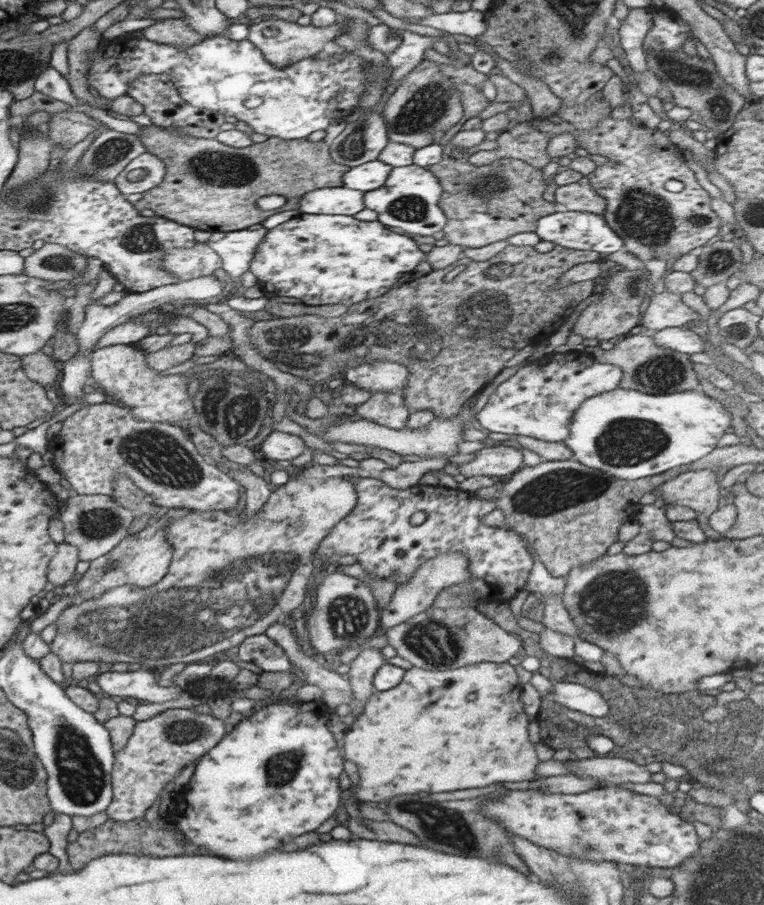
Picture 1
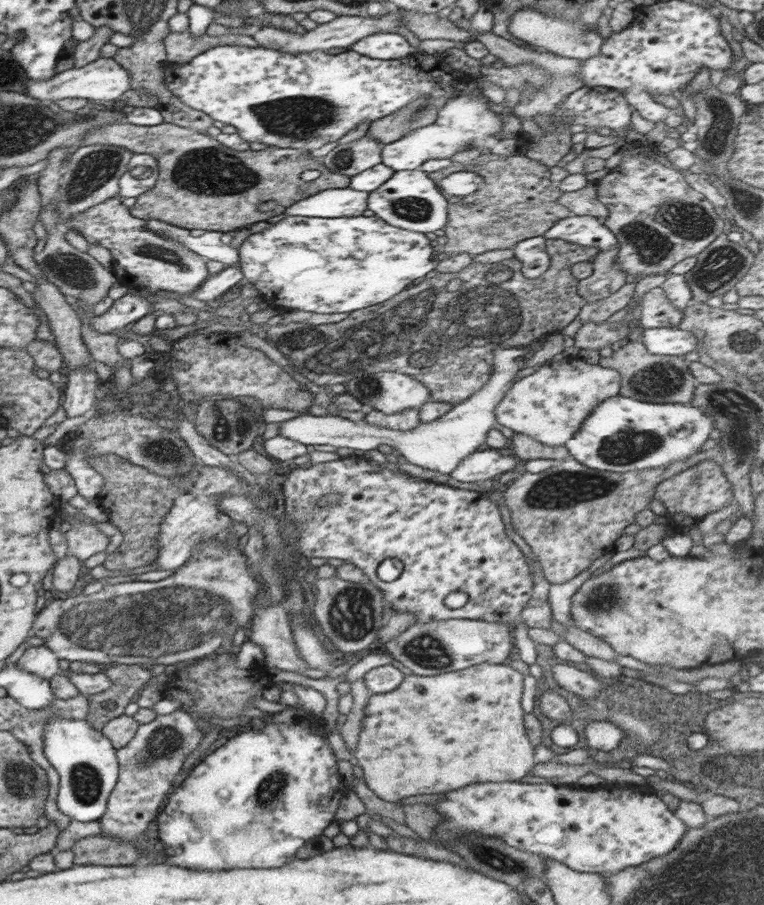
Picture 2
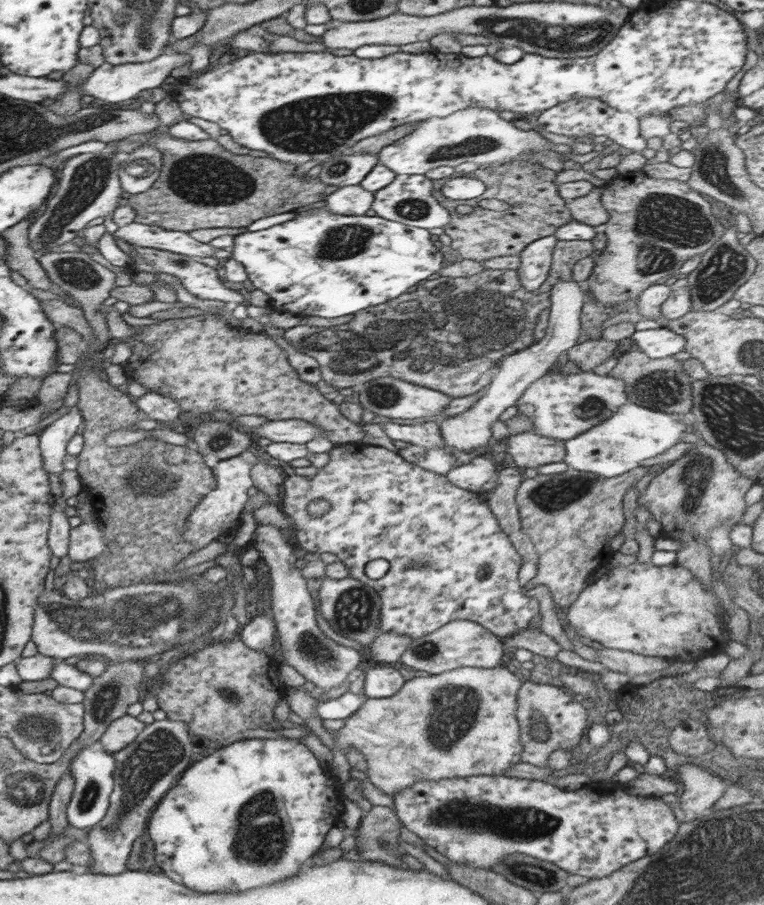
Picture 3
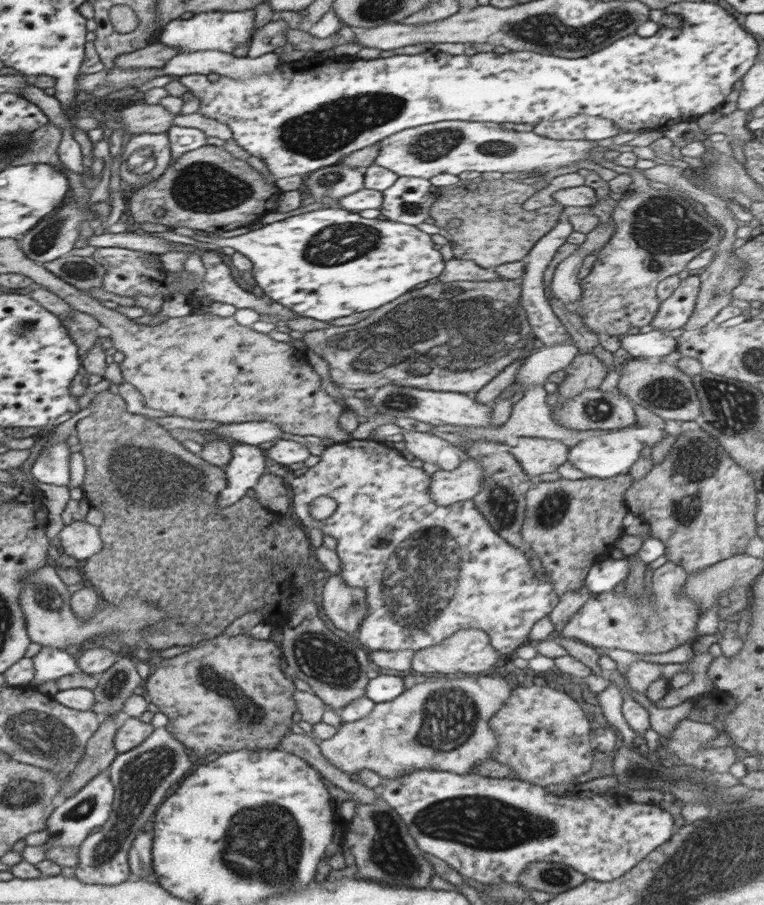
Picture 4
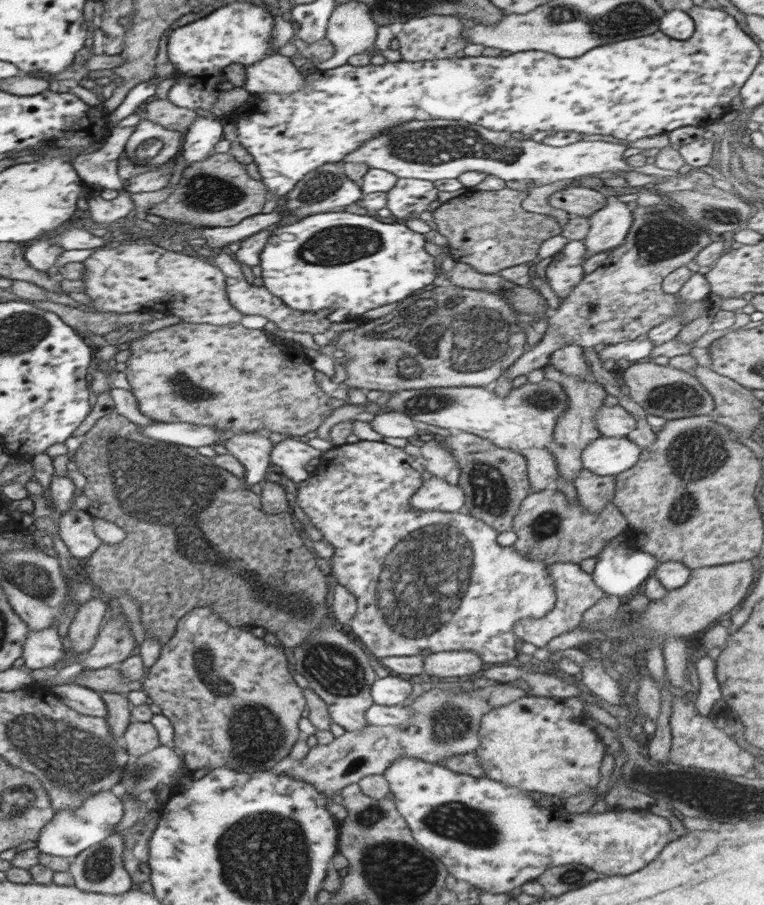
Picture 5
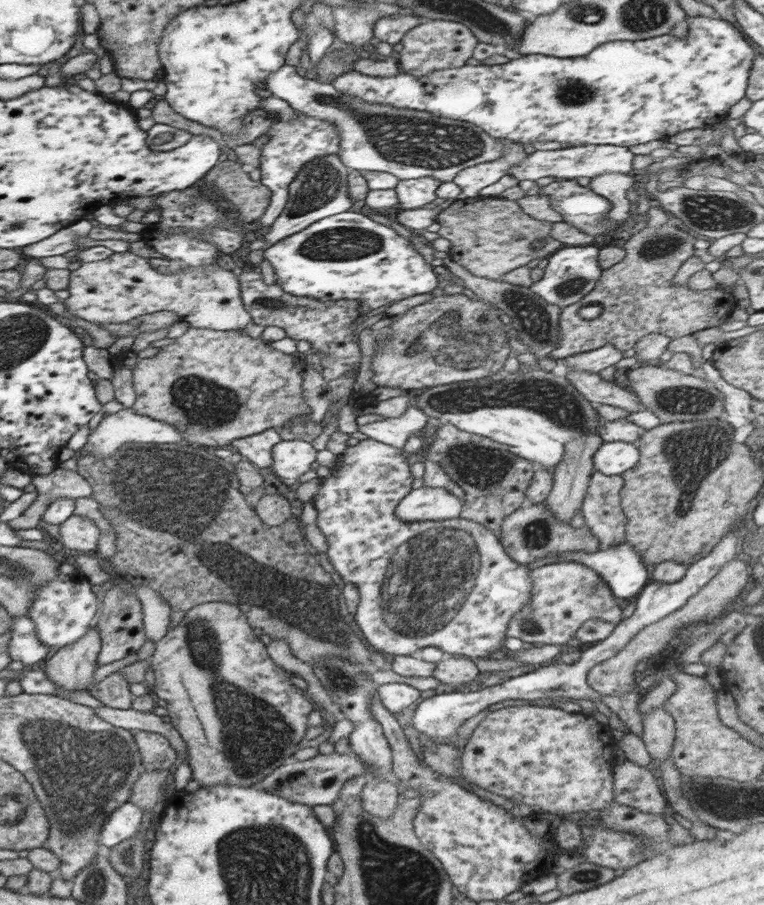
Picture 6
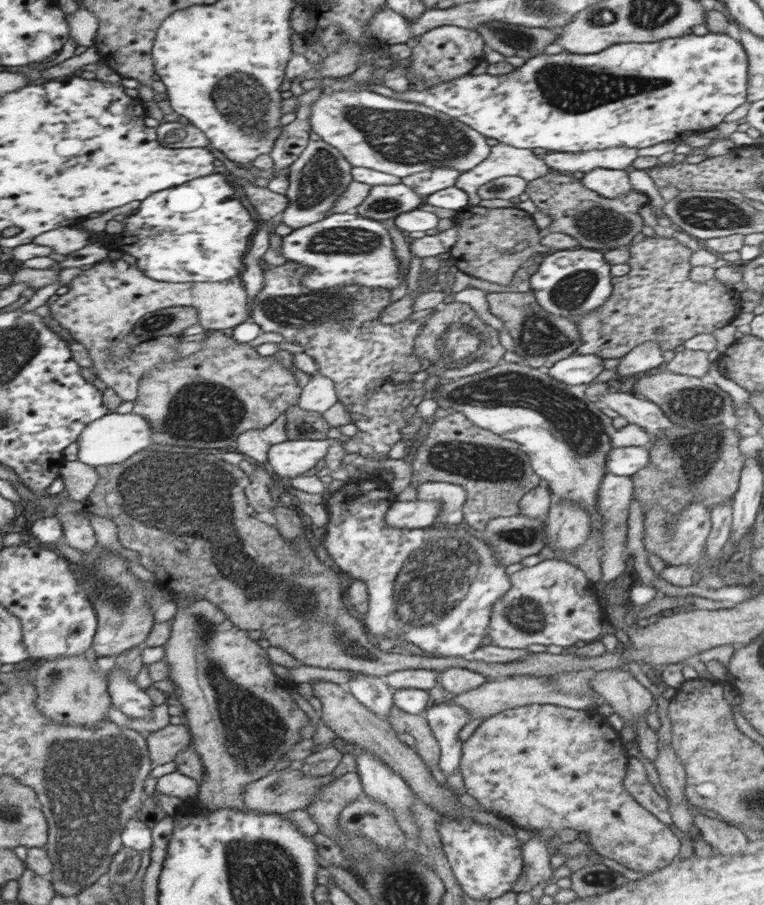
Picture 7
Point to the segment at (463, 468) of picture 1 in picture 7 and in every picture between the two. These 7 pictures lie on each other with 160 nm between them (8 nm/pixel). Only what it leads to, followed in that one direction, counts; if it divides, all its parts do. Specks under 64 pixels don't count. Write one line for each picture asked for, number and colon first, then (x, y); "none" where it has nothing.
2: (485, 464)
3: (474, 475)
4: (447, 487)
5: (435, 494)
6: (426, 504)
7: (417, 514)

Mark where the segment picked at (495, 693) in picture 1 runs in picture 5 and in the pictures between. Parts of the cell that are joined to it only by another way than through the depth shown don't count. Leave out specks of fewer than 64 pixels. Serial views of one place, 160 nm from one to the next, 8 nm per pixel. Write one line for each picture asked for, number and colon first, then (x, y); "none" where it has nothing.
2: (432, 734)
3: (462, 723)
4: (443, 724)
5: (444, 723)

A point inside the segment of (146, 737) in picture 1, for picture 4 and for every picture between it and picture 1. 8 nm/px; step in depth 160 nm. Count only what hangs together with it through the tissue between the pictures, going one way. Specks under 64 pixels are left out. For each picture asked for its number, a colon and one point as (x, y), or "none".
2: (147, 765)
3: (147, 769)
4: (141, 777)

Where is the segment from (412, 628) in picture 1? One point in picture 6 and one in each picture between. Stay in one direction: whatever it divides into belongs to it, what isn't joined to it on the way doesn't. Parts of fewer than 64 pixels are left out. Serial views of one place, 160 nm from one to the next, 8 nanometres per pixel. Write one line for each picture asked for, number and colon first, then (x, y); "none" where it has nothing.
2: (437, 647)
3: (457, 644)
4: (469, 651)
5: (464, 664)
6: (452, 670)

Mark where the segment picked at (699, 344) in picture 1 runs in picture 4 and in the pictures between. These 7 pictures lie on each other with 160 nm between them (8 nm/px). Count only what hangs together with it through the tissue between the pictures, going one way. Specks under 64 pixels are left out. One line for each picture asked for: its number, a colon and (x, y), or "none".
2: (661, 341)
3: (660, 343)
4: (655, 344)

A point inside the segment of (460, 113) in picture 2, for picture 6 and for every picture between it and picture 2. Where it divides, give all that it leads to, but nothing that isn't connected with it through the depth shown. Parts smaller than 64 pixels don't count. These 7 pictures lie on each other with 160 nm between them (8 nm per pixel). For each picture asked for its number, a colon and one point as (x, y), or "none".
3: (449, 141)
4: (451, 146)
5: (432, 150)
6: (409, 144)

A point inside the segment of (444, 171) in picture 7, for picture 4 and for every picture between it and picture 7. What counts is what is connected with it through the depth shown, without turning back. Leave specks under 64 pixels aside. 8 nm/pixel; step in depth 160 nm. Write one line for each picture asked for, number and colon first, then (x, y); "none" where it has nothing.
4: (409, 200)
5: (407, 197)
6: (414, 193)

